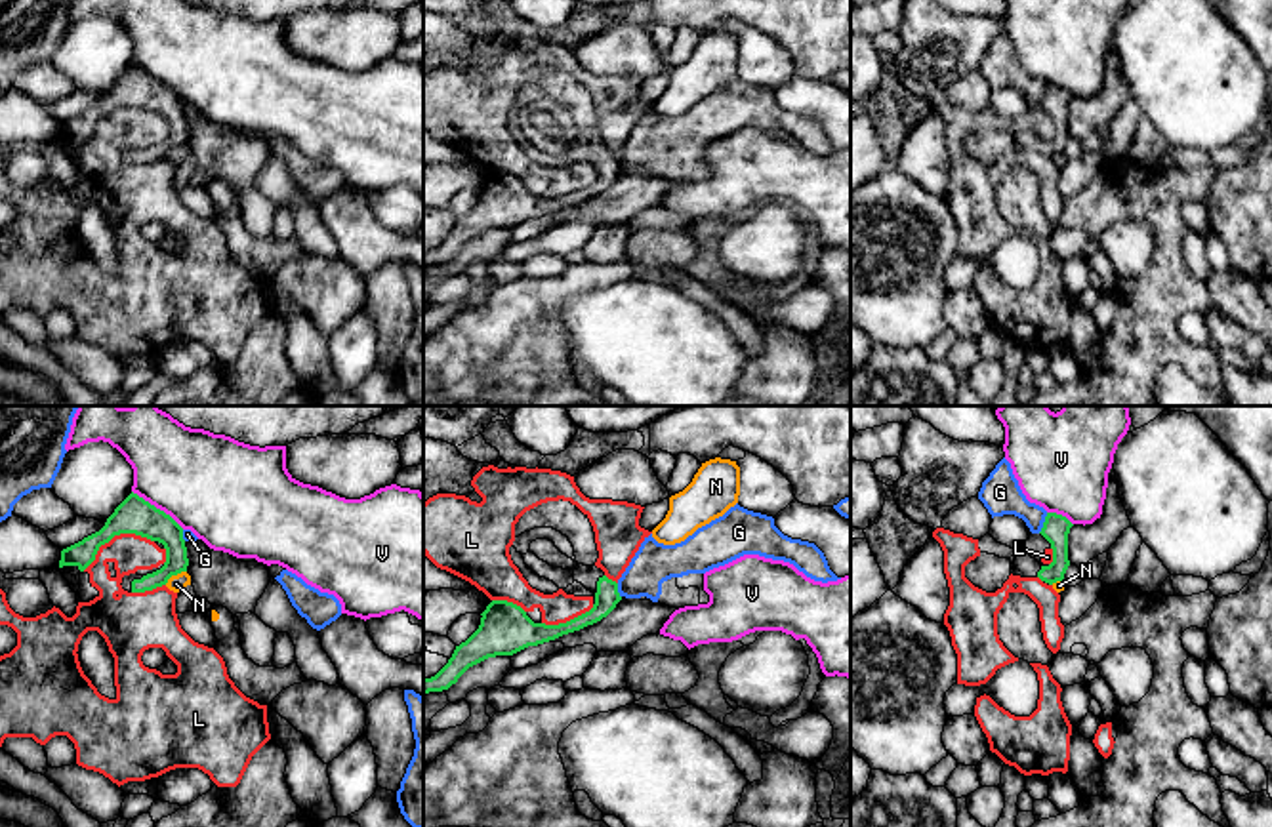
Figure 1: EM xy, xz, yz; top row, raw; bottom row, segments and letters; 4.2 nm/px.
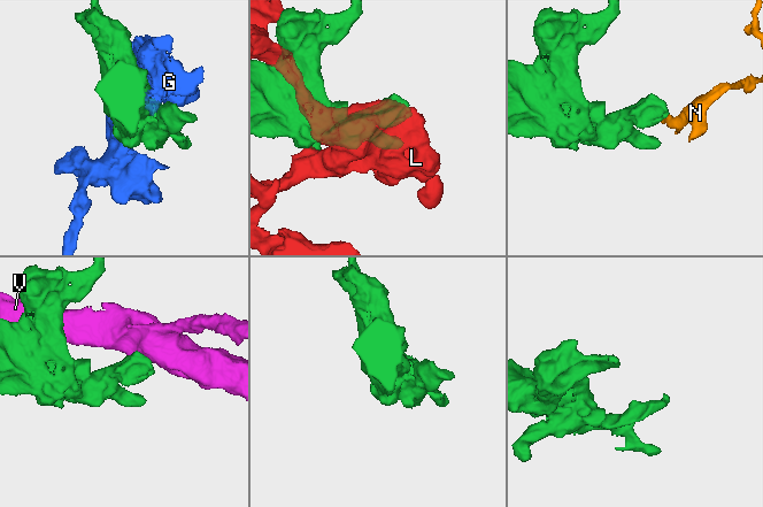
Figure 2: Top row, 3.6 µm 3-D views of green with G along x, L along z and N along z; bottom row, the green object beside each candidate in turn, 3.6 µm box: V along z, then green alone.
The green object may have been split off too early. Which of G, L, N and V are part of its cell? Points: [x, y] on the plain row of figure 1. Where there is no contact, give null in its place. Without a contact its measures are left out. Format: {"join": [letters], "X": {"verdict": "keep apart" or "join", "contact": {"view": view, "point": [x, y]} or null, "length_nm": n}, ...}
{"join": [], "G": {"verdict": "keep apart", "contact": {"view": "yz", "point": [1044, 96]}, "length_nm": 100}, "L": {"verdict": "keep apart", "contact": {"view": "xy", "point": [115, 107]}, "length_nm": 340}, "N": {"verdict": "keep apart", "contact": {"view": "xy", "point": [174, 147]}, "length_nm": 110}, "V": {"verdict": "keep apart", "contact": {"view": "xy", "point": [159, 82]}, "length_nm": 280}}

